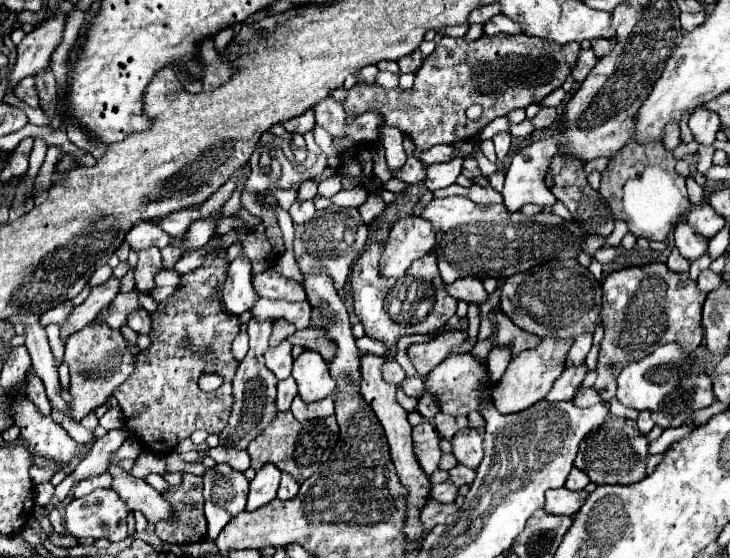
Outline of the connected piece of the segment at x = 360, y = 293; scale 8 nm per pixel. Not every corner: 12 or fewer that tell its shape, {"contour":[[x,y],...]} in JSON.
{"contour":[[386,241],[352,268],[354,313],[394,361],[402,335],[456,313],[432,253],[400,281],[379,276]]}

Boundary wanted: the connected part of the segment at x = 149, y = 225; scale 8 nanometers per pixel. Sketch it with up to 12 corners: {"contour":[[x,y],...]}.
{"contour":[[138,221],[126,241],[132,249],[156,245],[164,249],[172,243],[158,223]]}

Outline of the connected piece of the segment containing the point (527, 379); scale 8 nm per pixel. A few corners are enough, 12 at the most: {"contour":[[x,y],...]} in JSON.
{"contour":[[542,339],[492,387],[502,415],[544,399],[572,341]]}

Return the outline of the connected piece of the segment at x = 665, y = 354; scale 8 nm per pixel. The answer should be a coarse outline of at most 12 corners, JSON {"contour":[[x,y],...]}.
{"contour":[[678,343],[622,369],[616,399],[658,411],[668,389],[704,371]]}

